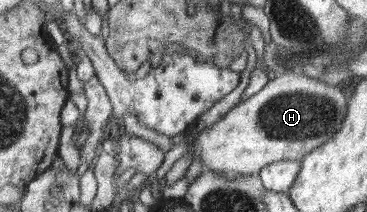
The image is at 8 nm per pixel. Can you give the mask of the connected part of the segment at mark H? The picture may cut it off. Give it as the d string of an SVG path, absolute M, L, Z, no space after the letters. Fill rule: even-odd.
M288 71L269 81L258 93L230 110L218 122L204 129L189 146L193 159L200 159L205 170L224 174L252 175L274 162L300 161L329 142L341 129L347 114L346 98L339 86L304 72Z

